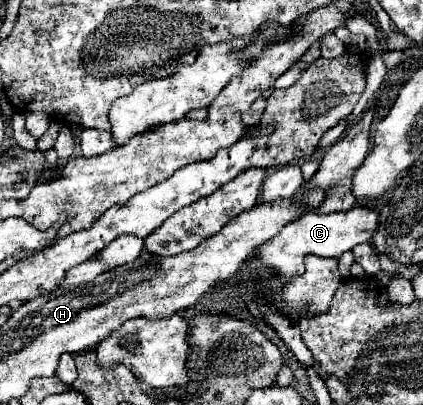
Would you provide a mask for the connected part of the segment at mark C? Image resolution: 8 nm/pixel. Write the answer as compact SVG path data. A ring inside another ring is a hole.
M354 205L352 209L338 213L310 211L300 219L288 223L274 239L264 243L258 253L258 263L262 265L262 269L276 269L280 281L290 281L302 275L306 255L340 257L342 253L352 251L360 243L370 243L376 229L378 229L378 211L362 205Z

